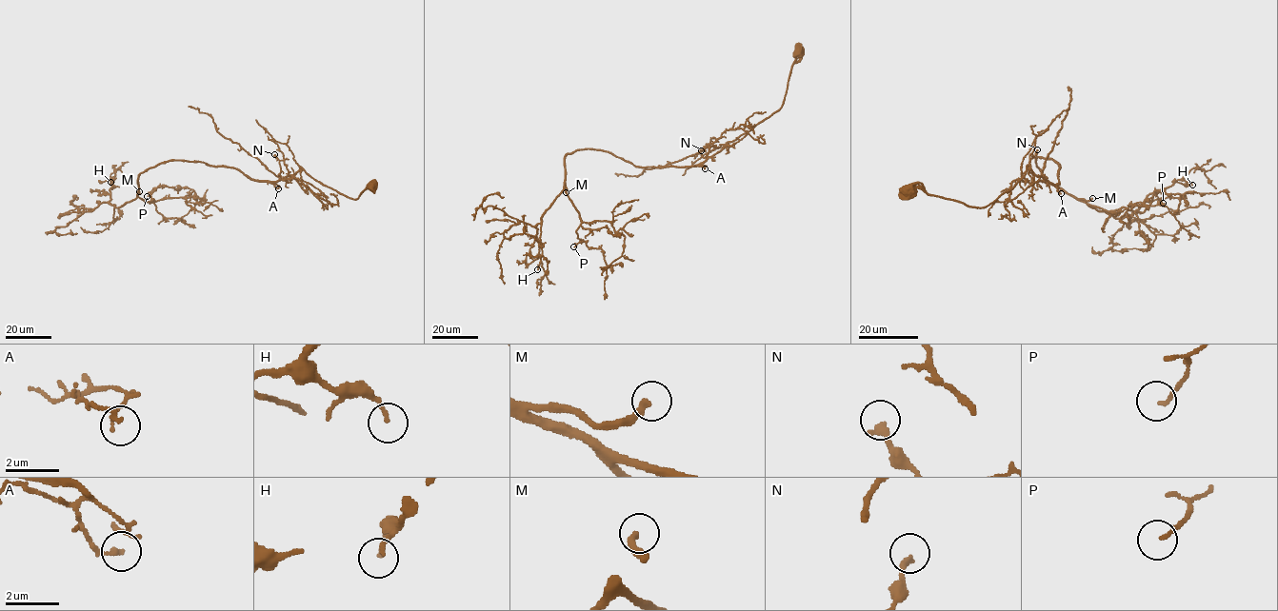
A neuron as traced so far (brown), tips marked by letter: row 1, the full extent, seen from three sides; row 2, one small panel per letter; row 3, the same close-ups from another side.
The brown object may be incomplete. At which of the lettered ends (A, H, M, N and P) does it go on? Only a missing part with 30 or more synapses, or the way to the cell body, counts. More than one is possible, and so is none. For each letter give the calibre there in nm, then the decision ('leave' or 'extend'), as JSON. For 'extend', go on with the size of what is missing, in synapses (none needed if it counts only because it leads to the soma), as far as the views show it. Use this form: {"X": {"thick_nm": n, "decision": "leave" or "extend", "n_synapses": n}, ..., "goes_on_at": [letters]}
{"A": {"thick_nm": 170, "decision": "leave"}, "H": {"thick_nm": 150, "decision": "leave"}, "M": {"thick_nm": 260, "decision": "extend", "n_synapses": 160}, "N": {"thick_nm": 260, "decision": "leave"}, "P": {"thick_nm": 140, "decision": "leave"}, "goes_on_at": ["M"]}

